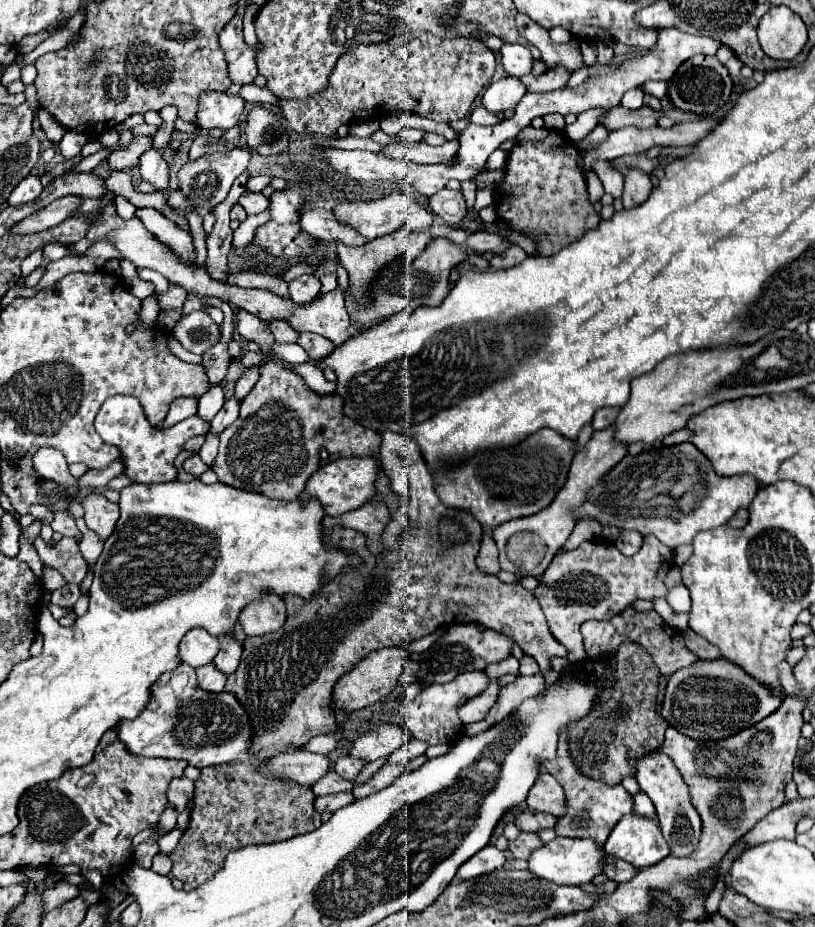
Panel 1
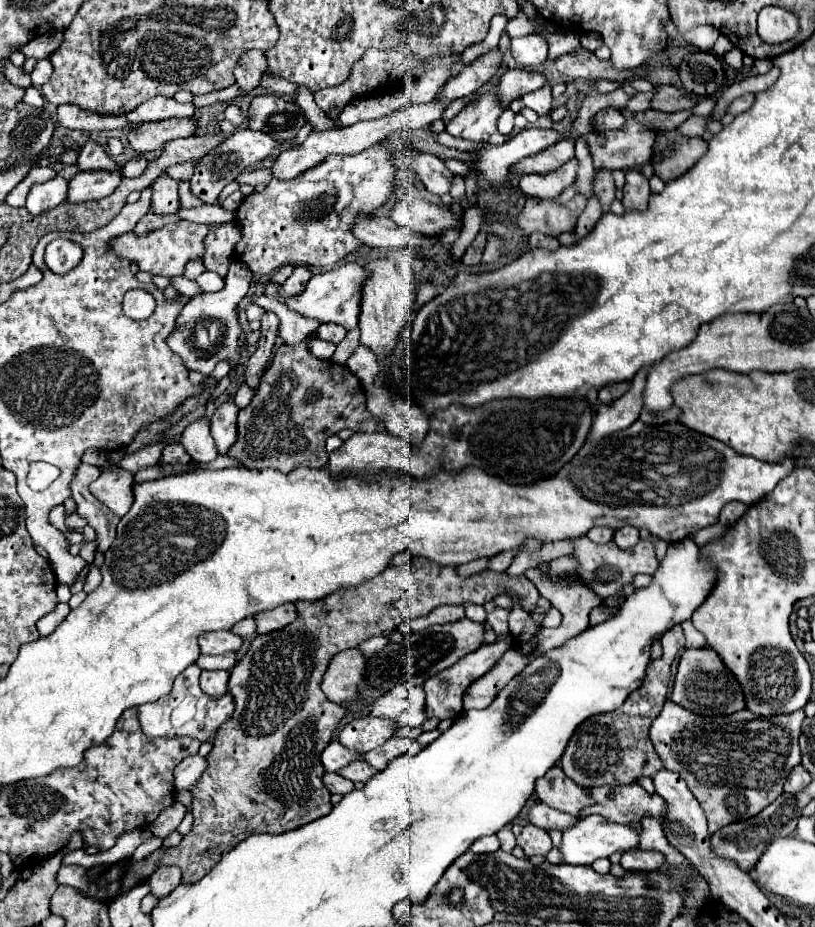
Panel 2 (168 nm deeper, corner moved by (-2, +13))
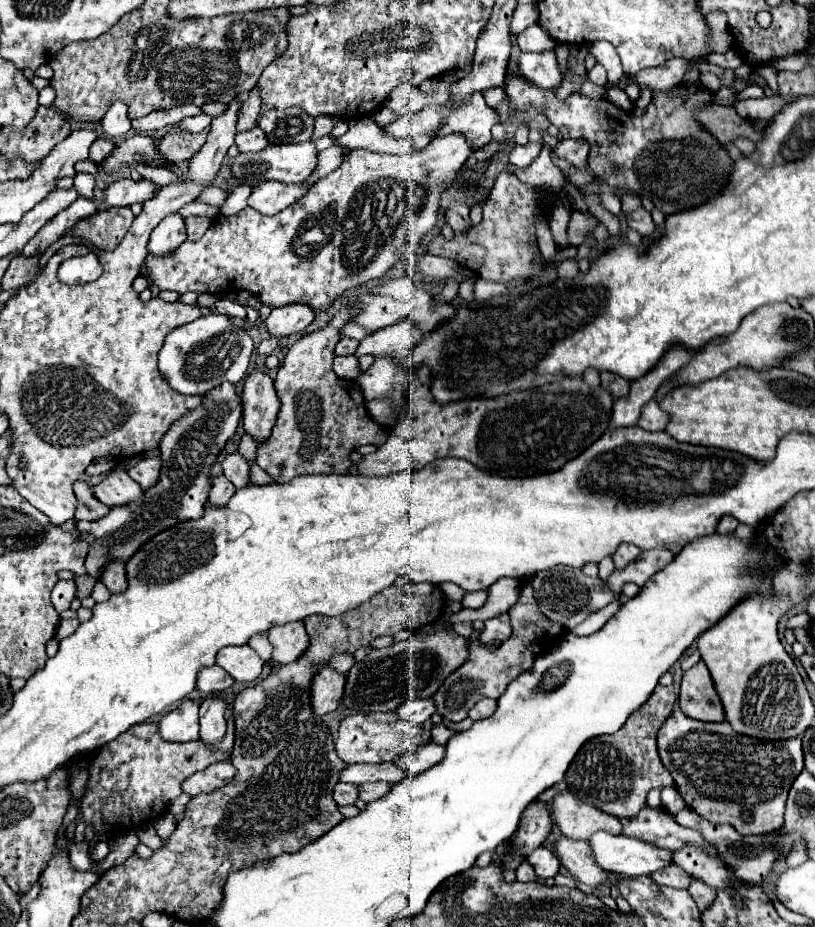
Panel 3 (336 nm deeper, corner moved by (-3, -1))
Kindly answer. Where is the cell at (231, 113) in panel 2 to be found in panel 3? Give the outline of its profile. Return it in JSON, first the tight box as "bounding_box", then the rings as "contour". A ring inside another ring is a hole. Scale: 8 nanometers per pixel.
{"bounding_box":[236,126,268,152],"contour":[[[256,126],[252,132],[236,134],[236,146],[240,152],[260,152],[268,146],[268,138],[262,136],[262,130]]]}

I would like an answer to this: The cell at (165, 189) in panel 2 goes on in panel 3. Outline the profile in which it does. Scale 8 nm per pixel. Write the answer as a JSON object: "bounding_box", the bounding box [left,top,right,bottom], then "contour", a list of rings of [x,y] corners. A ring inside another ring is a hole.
{"bounding_box":[148,214,186,258],"contour":[[[180,214],[166,216],[152,232],[148,242],[148,254],[156,258],[170,256],[182,242],[186,242],[186,226]]]}

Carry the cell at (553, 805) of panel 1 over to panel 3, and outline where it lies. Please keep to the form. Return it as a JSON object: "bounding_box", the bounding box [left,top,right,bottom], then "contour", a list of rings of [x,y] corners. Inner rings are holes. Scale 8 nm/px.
{"bounding_box":[552,792,622,840],"contour":[[[562,792],[552,802],[552,818],[560,832],[572,840],[590,840],[592,834],[604,830],[610,834],[622,834],[622,822],[616,816],[582,804],[570,792]]]}

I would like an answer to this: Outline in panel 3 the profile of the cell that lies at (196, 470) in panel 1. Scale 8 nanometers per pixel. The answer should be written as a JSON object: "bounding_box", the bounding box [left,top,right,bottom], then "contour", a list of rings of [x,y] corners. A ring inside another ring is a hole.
{"bounding_box":[128,458,160,488],"contour":[[[142,458],[134,468],[128,470],[130,478],[134,478],[142,488],[150,488],[156,484],[156,476],[160,476],[160,458]]]}

